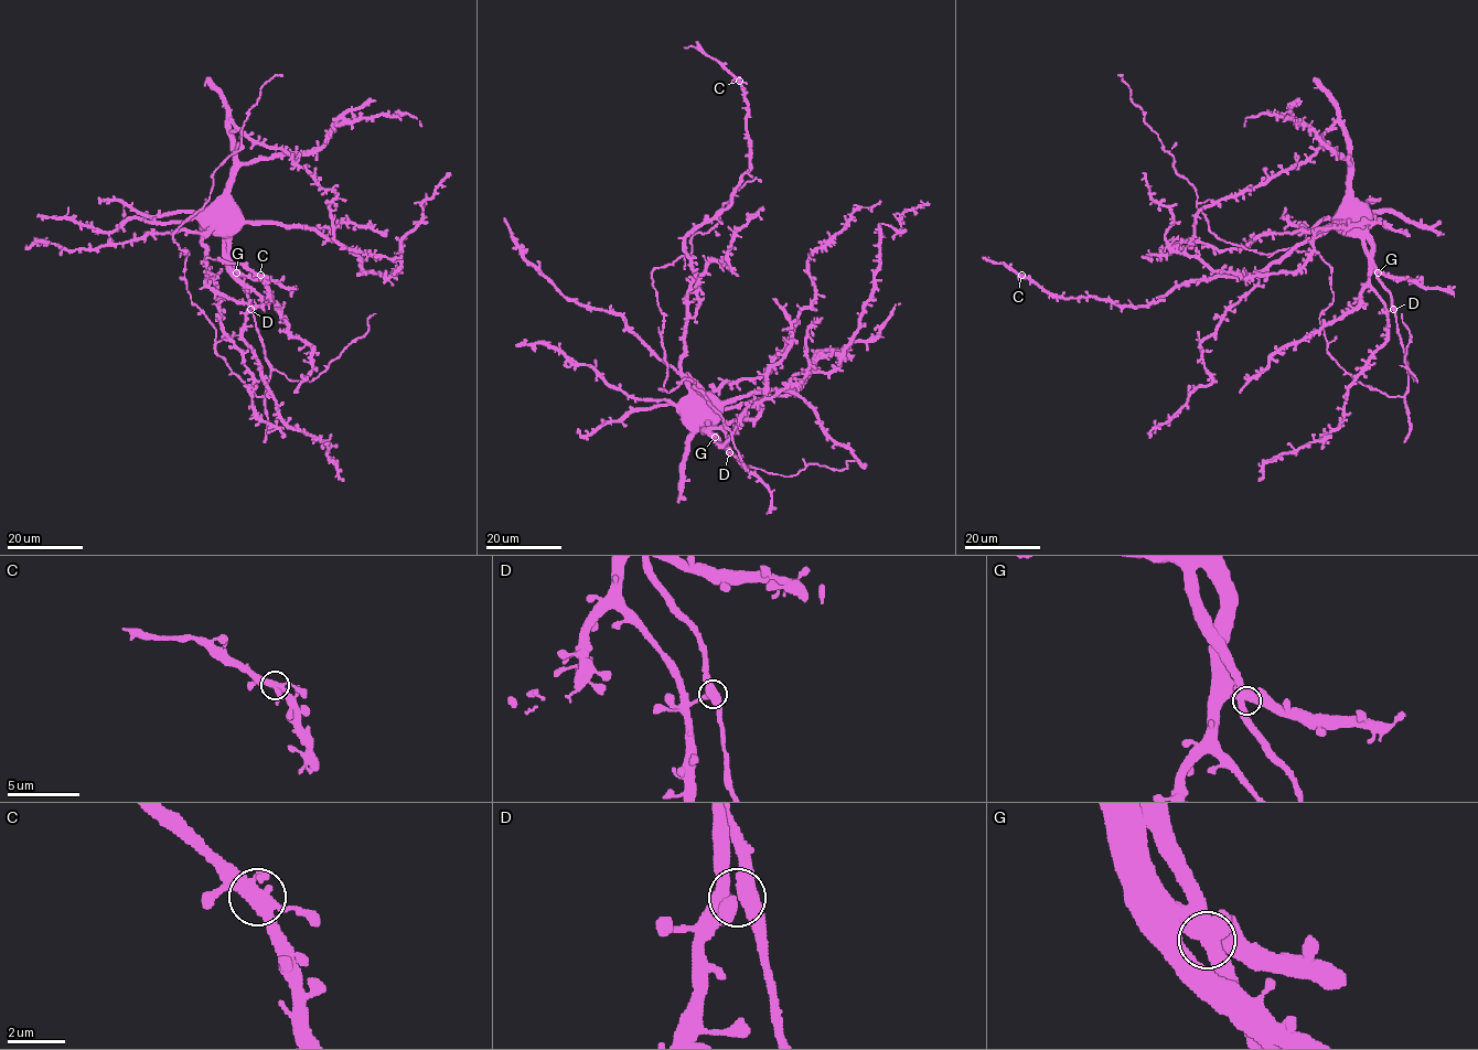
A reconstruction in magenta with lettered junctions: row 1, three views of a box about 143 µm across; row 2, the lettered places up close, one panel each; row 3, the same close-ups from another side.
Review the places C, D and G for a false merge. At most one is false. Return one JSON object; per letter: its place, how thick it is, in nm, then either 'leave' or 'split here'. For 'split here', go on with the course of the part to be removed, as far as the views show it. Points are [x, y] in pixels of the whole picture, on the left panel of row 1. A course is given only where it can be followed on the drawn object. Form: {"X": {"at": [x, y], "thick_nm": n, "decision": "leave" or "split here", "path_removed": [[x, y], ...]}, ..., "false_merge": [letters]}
{"C": {"at": [260, 275], "thick_nm": 440, "decision": "leave"}, "D": {"at": [250, 309], "thick_nm": 460, "decision": "leave"}, "G": {"at": [236, 272], "thick_nm": 550, "decision": "leave"}, "false_merge": []}

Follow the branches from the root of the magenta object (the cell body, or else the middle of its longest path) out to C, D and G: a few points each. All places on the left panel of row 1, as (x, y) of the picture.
C: (229, 222), (202, 239), (207, 274), (214, 277), (205, 284), (234, 300), (263, 306), (271, 297), (259, 275)
D: (229, 222), (231, 260), (247, 295), (250, 309)
G: (229, 222), (231, 263), (236, 272)

